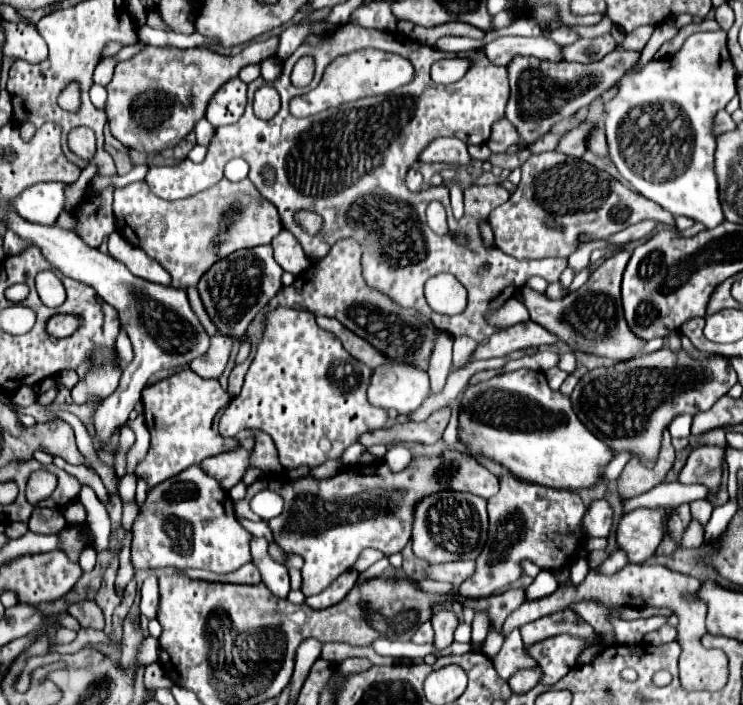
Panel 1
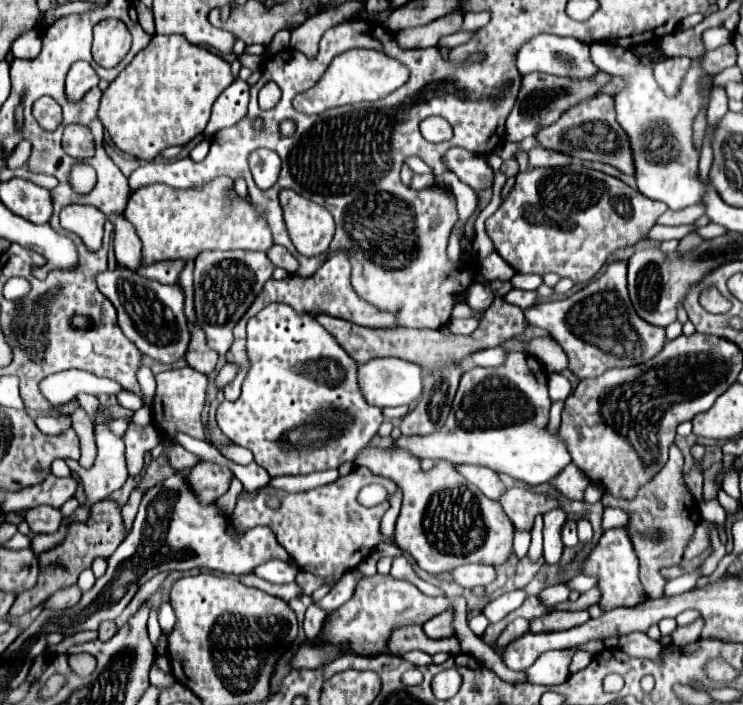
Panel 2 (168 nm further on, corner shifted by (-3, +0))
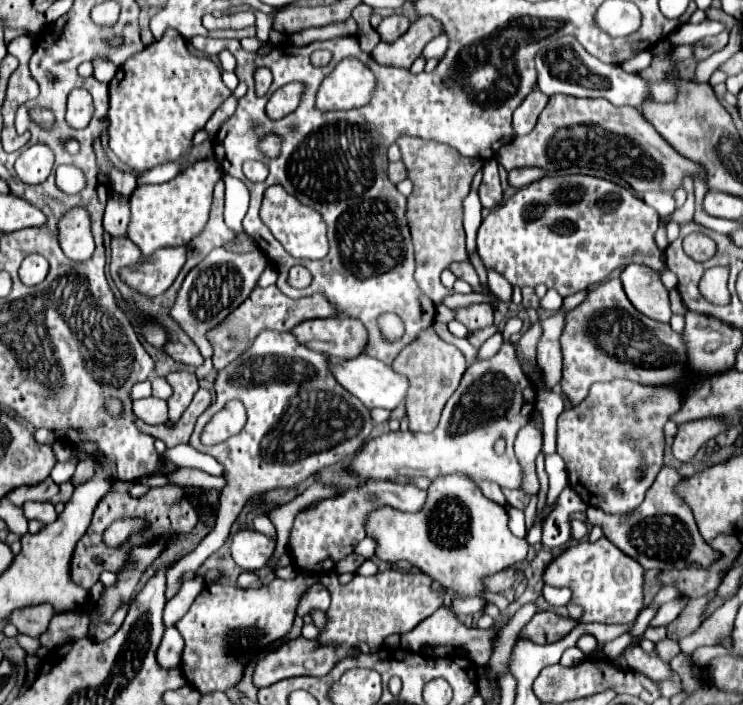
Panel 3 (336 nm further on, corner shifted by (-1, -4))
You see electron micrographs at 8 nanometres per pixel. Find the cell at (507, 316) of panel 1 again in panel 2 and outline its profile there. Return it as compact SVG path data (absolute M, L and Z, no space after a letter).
M458 303L456 309L452 311L452 317L458 317L458 319L470 319L470 317L476 317L476 321L480 321L484 315L484 311L474 311L472 307L468 307L466 303Z

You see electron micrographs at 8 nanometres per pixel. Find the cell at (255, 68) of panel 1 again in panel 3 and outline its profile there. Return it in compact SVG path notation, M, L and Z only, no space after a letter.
M278 9L269 14L265 14L261 11L255 11L256 16L256 37L261 41L268 41L269 33L273 26L273 20Z

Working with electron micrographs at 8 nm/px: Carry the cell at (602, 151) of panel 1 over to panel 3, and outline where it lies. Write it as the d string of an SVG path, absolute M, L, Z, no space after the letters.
M552 95L546 109L542 111L536 127L532 129L532 133L524 135L524 137L516 137L516 141L504 145L498 151L498 163L502 163L502 167L506 171L514 169L514 167L540 167L546 171L558 171L558 169L568 169L568 167L588 167L588 169L598 169L598 171L606 171L610 175L616 175L620 179L624 179L636 193L644 193L644 191L674 191L678 187L682 187L682 179L686 175L690 175L692 179L700 177L702 181L706 181L706 171L700 163L694 163L686 157L682 157L680 153L674 151L674 147L662 137L658 135L658 131L642 117L640 109L636 107L616 107L606 99L580 99L580 97L572 97L572 95Z

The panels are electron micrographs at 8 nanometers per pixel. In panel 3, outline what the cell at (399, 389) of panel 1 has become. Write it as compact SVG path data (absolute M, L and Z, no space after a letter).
M358 355L356 359L346 359L346 361L330 361L330 367L332 367L332 375L336 377L336 381L346 389L350 391L354 397L358 397L368 409L374 409L374 407L382 407L382 409L394 409L398 403L404 401L406 397L406 391L408 391L408 381L394 373L390 365L374 359L374 357L368 357L368 355Z

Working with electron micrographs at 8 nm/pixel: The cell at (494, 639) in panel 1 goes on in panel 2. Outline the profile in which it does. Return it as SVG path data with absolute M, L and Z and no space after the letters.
M516 589L516 591L510 591L510 593L504 593L500 597L494 597L486 603L484 607L484 615L490 623L498 623L500 619L504 619L510 611L514 611L516 607L520 607L526 599L526 591L524 589Z

